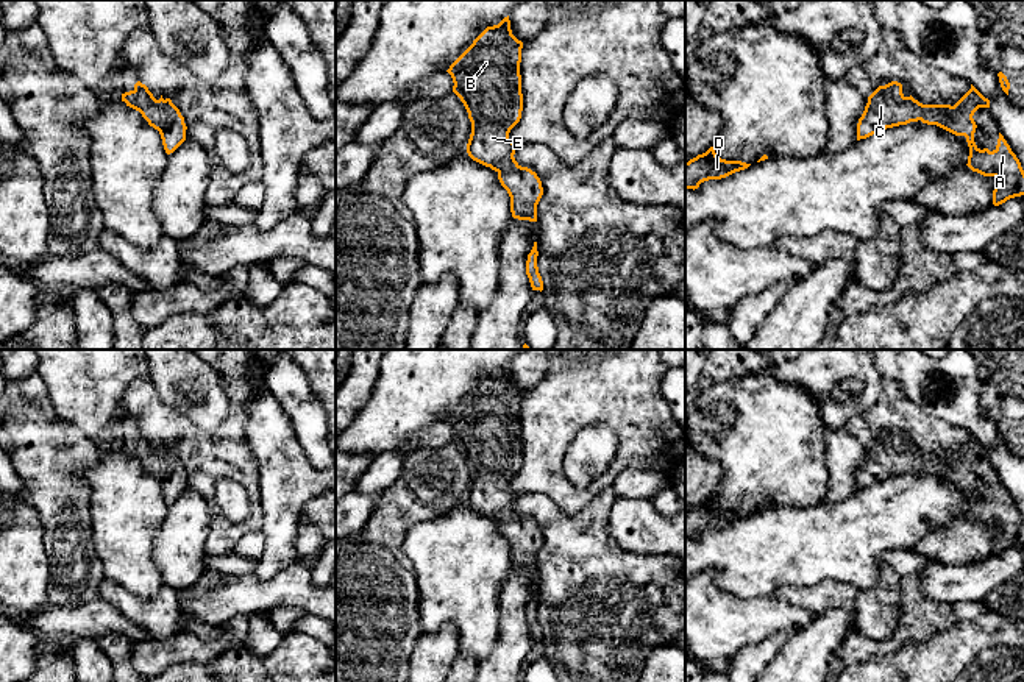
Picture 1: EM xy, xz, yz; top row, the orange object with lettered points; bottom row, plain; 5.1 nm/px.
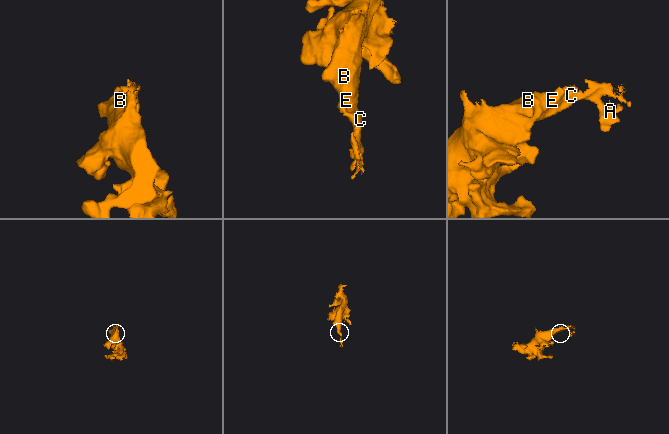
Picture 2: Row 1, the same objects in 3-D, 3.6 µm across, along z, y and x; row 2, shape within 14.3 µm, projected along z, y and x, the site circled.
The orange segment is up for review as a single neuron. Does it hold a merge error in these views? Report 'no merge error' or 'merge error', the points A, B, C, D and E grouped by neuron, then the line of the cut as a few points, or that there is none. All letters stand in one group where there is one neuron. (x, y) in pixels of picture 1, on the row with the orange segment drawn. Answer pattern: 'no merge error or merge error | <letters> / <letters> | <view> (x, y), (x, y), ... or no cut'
no merge error | A B C D E | no cut

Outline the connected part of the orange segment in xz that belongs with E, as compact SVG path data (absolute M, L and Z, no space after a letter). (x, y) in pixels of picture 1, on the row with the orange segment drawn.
M507 16L498 25L487 27L446 72L454 83L453 92L464 103L471 122L468 156L498 173L501 186L510 197L514 218L537 222L537 204L543 195L542 181L535 172L515 161L517 145L509 139L509 133L520 122L523 111L521 48L523 42L512 34Z

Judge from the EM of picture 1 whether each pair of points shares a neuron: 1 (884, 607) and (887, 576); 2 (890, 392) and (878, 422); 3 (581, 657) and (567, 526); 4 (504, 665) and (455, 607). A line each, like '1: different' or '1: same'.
1: same
2: same
3: same
4: different

